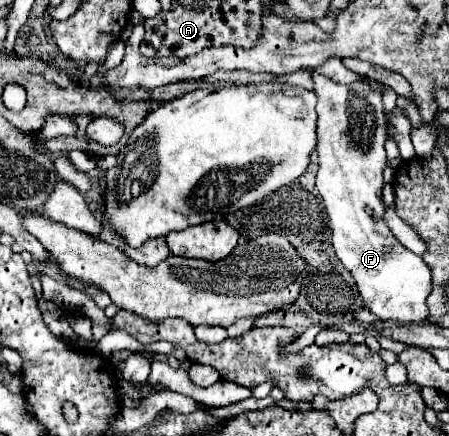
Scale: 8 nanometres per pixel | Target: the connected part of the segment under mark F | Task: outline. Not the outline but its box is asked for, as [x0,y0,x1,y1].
[309,70,431,324]

